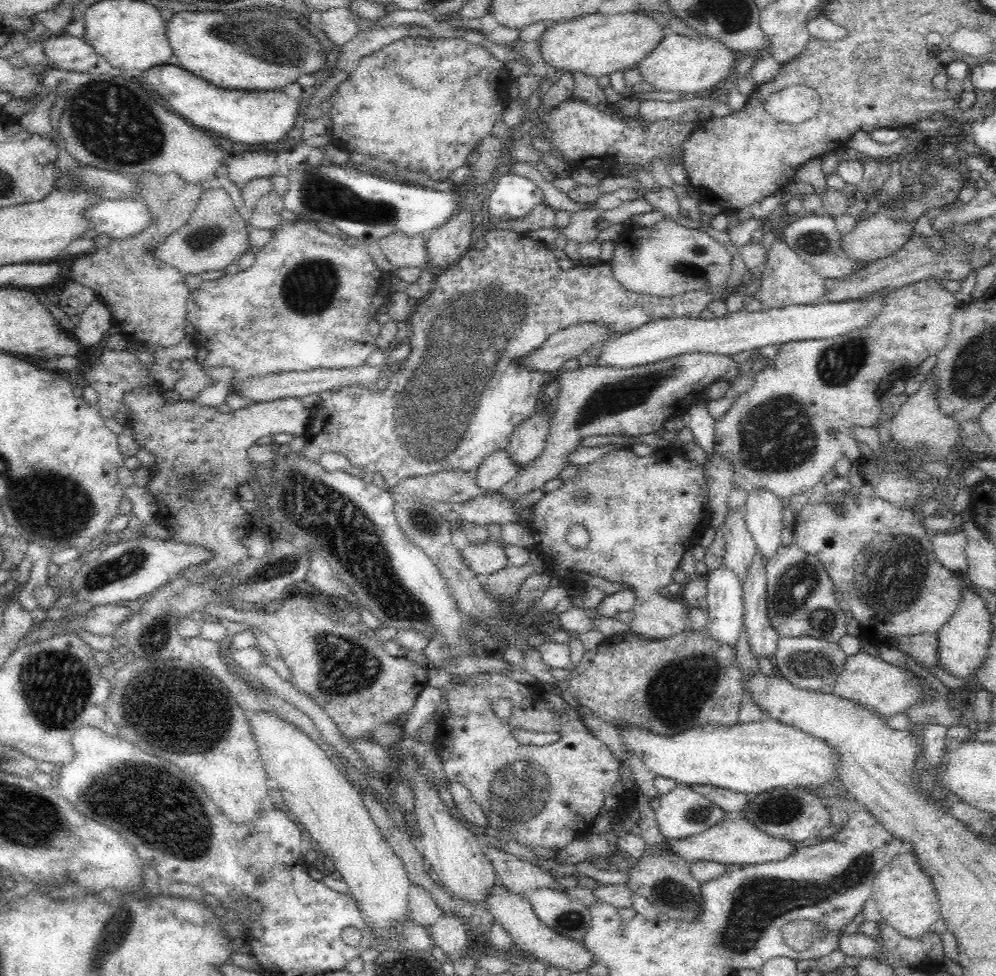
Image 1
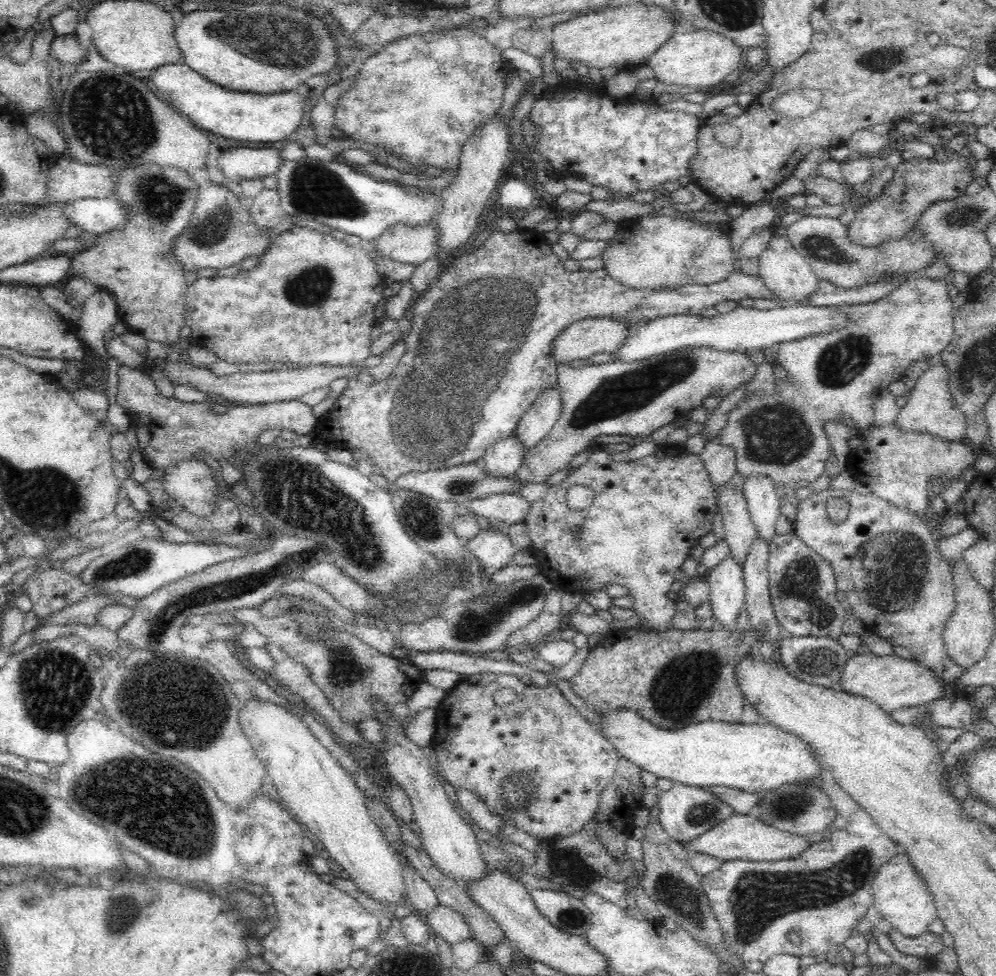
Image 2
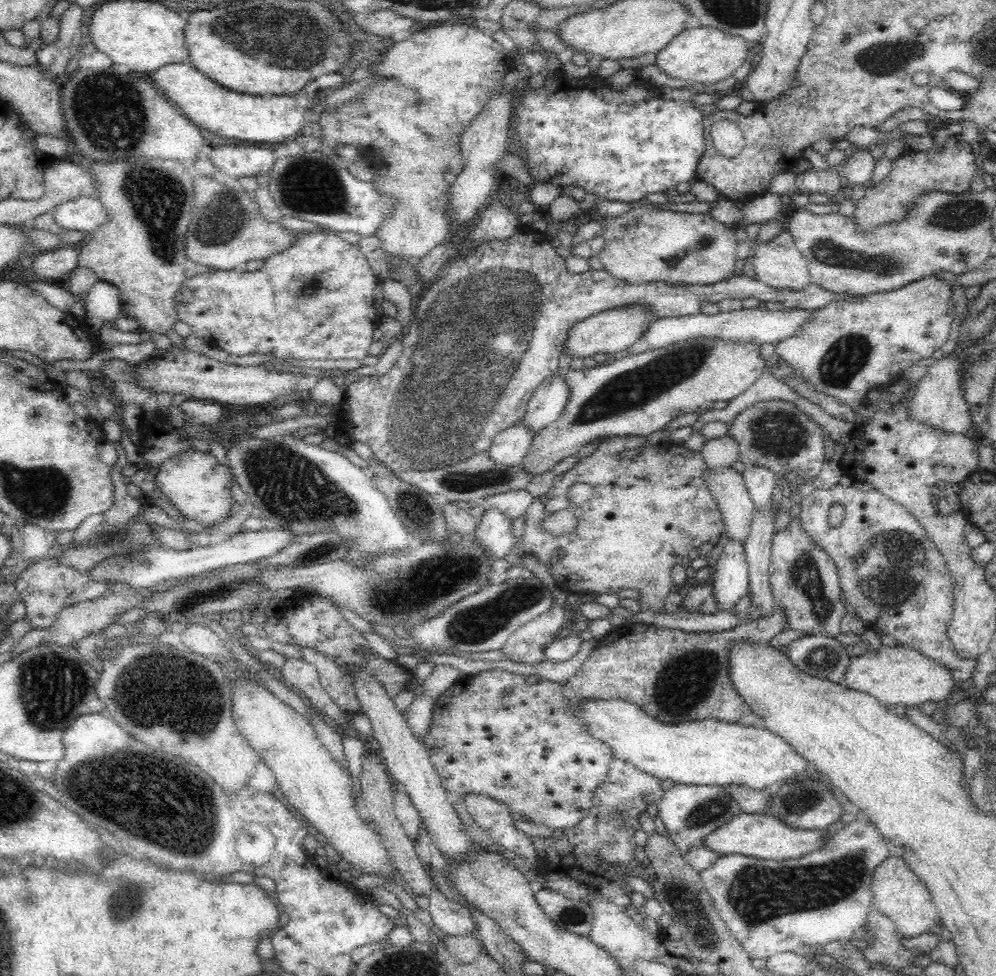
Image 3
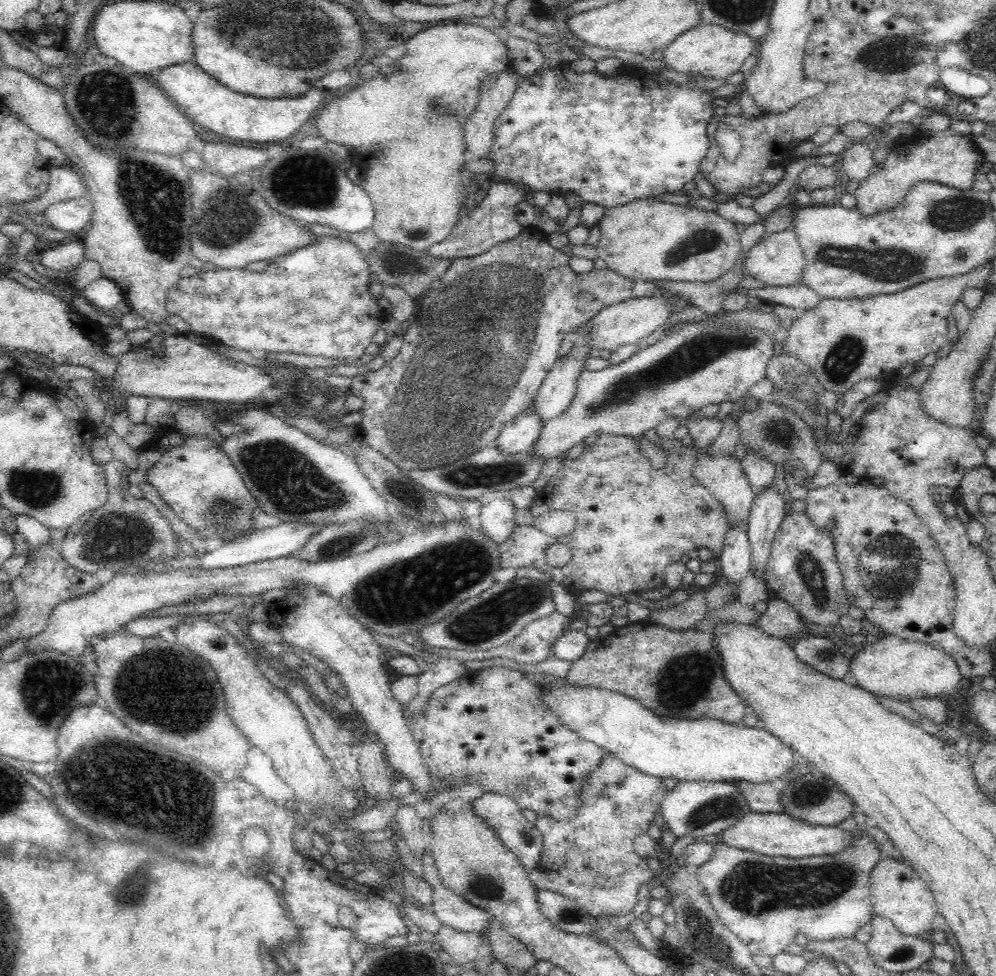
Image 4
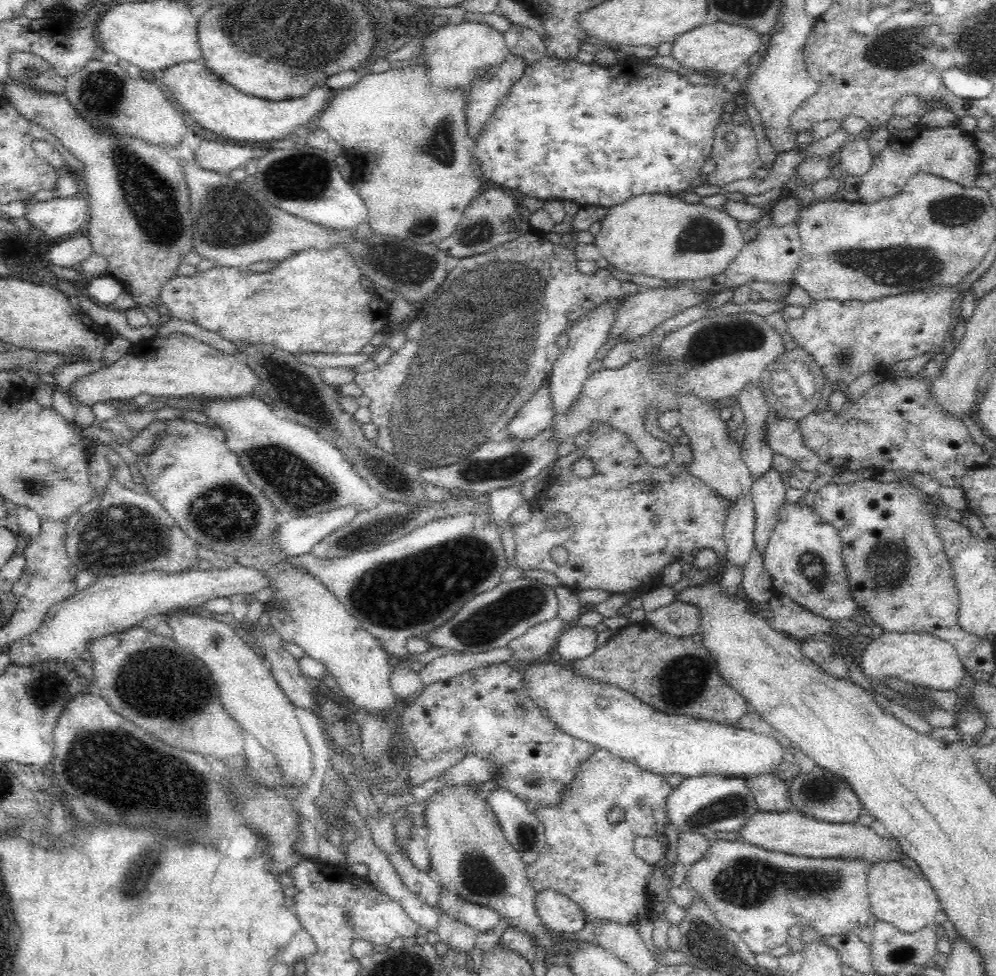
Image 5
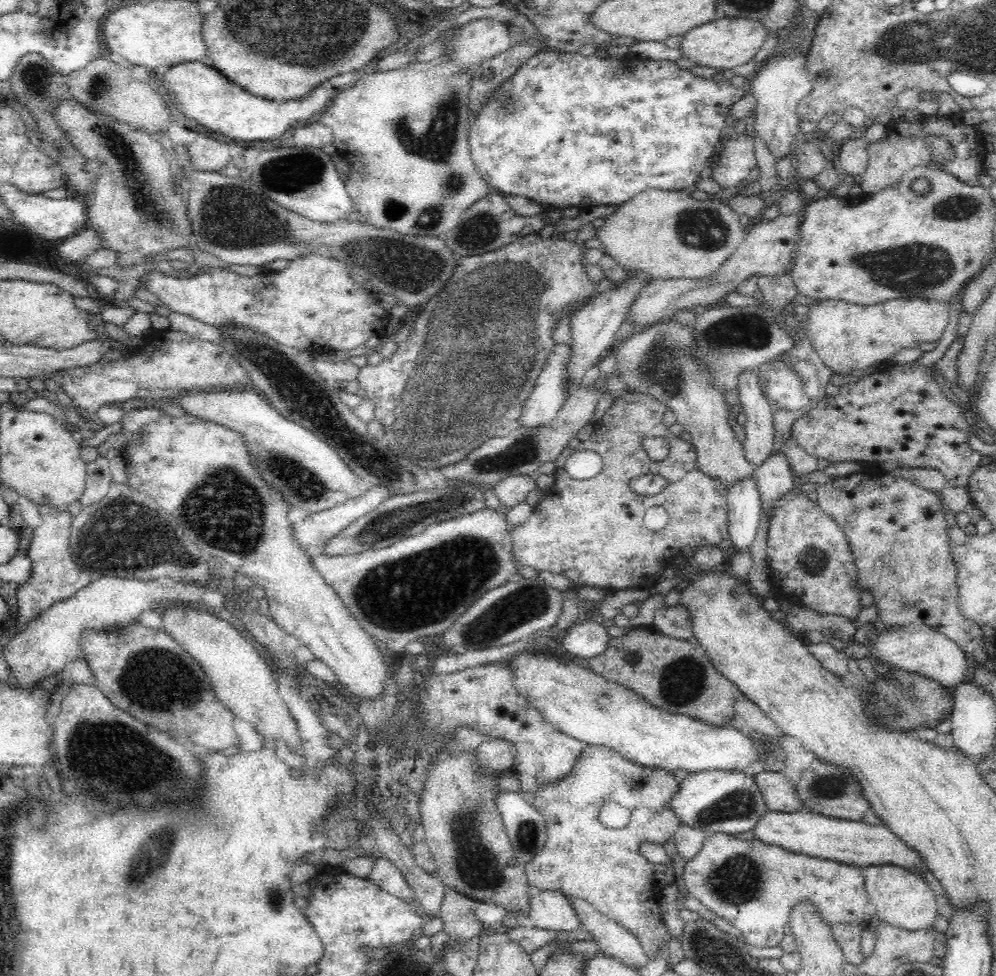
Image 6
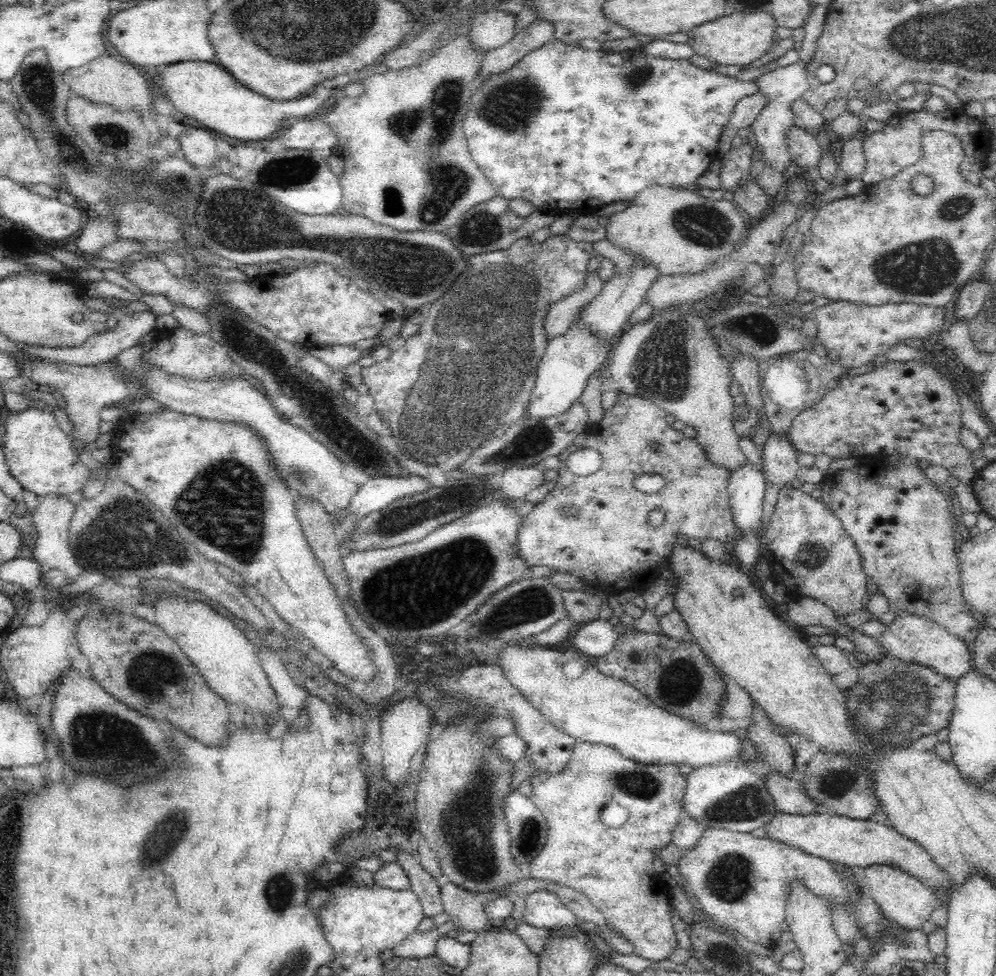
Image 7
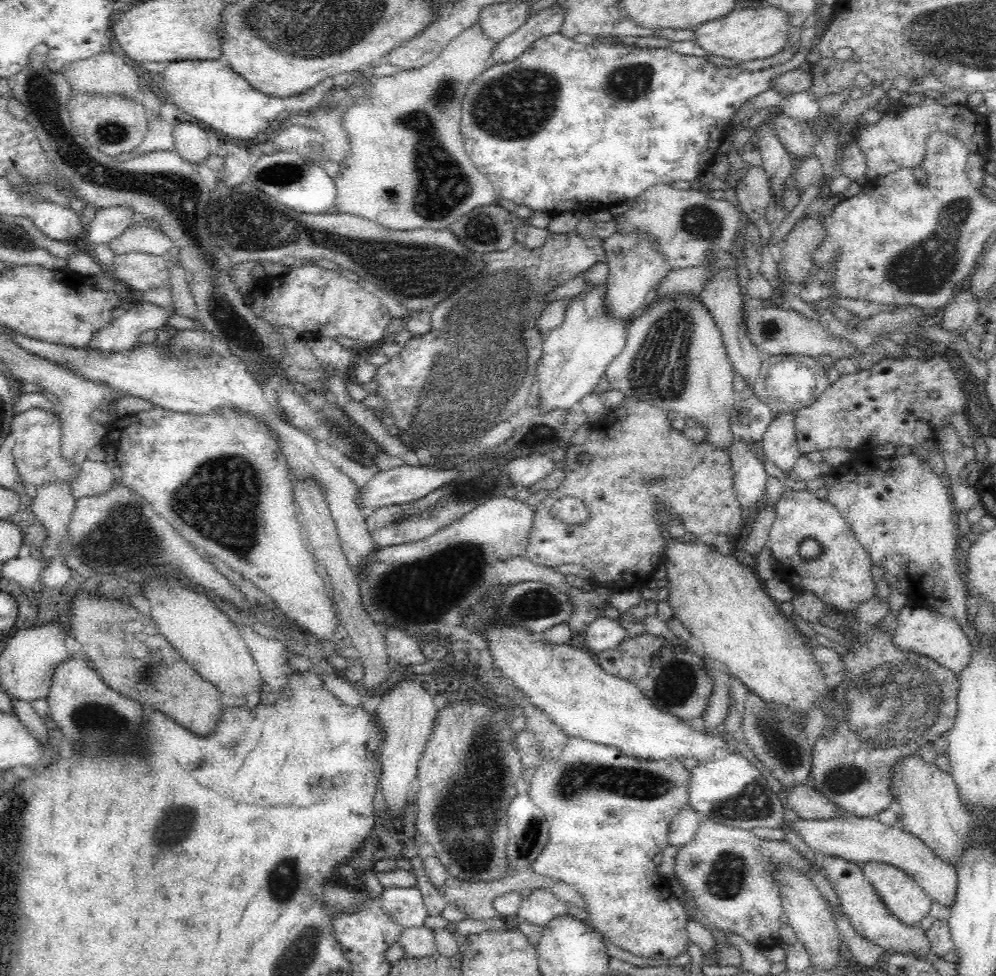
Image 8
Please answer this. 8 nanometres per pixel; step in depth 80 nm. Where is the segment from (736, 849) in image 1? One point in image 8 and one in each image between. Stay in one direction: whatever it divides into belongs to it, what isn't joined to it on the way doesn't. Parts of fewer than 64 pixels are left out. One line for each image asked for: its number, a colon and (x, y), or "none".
2: (741, 837)
3: (755, 835)
4: (776, 835)
5: (790, 832)
6: (853, 843)
7: (853, 843)
8: (858, 840)

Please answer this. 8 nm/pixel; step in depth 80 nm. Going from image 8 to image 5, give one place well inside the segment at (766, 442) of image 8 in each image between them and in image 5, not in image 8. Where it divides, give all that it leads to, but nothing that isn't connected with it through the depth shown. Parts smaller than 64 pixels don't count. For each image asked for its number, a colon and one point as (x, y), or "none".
5: (768, 493)
6: (773, 478)
7: (779, 466)

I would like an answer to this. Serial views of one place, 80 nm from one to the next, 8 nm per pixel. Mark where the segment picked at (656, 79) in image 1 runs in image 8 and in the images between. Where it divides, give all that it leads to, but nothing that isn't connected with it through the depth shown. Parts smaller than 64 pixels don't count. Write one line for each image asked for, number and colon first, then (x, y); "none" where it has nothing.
2: (700, 59)
3: (706, 55)
4: (710, 51)
5: (720, 47)
6: (725, 43)
7: (736, 39)
8: (744, 34)

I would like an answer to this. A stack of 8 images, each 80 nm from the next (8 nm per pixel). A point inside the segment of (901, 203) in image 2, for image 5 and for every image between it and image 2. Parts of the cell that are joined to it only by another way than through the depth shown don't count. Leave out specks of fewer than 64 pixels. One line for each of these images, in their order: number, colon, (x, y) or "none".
3: (914, 173)
4: (946, 157)
5: (950, 153)

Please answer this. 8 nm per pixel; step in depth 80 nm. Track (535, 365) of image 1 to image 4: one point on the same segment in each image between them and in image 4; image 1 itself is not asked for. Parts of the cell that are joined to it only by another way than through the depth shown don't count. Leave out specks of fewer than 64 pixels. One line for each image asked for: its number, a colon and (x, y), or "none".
2: (593, 337)
3: (613, 331)
4: (625, 323)

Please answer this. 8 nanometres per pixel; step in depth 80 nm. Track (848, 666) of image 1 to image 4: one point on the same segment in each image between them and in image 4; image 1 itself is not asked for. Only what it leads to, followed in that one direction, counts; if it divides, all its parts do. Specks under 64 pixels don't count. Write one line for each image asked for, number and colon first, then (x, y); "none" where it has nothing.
2: (890, 682)
3: (896, 676)
4: (902, 669)

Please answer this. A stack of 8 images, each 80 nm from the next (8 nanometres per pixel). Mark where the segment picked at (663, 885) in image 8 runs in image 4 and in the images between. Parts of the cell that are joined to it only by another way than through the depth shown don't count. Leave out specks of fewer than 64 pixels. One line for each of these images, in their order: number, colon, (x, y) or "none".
4: (592, 859)
5: (592, 861)
6: (581, 858)
7: (614, 868)

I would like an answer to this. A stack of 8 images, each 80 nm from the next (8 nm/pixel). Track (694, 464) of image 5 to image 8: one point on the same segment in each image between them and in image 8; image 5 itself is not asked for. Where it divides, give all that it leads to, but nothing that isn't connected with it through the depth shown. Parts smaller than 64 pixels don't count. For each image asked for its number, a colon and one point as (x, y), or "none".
6: (654, 362)
7: (670, 359)
8: (674, 357)

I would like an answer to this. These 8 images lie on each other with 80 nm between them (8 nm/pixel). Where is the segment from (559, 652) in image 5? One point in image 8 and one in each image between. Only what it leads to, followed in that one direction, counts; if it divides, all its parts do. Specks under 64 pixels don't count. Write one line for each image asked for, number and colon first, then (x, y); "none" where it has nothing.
6: (585, 639)
7: (595, 638)
8: (602, 633)

